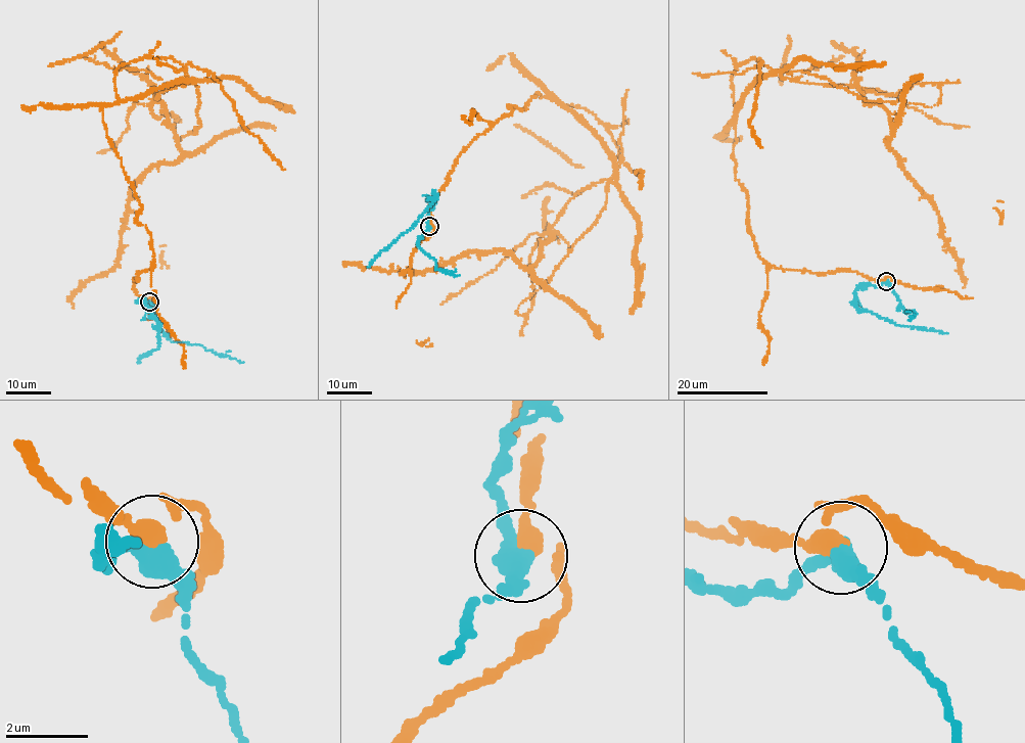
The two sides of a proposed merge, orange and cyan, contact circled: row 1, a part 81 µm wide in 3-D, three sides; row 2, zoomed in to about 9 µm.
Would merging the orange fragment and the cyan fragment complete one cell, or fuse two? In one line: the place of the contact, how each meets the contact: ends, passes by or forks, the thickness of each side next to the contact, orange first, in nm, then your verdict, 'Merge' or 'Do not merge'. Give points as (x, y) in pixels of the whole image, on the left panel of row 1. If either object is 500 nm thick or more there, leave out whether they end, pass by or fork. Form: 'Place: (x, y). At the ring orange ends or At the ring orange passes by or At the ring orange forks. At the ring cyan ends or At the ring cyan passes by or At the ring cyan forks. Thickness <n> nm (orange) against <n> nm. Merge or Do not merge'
Place: (149, 302). At the ring orange passes by. At the ring cyan passes by. Thickness 320 nm (orange) against 400 nm. Do not merge

